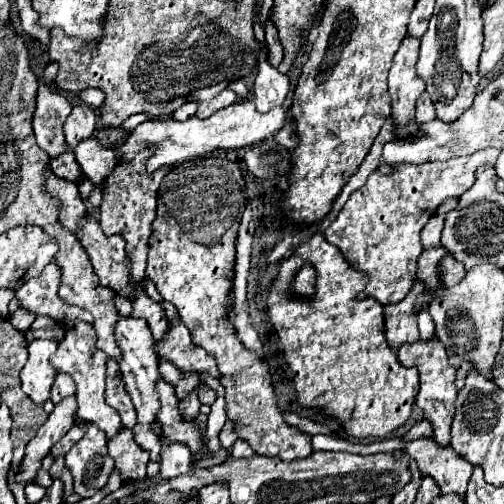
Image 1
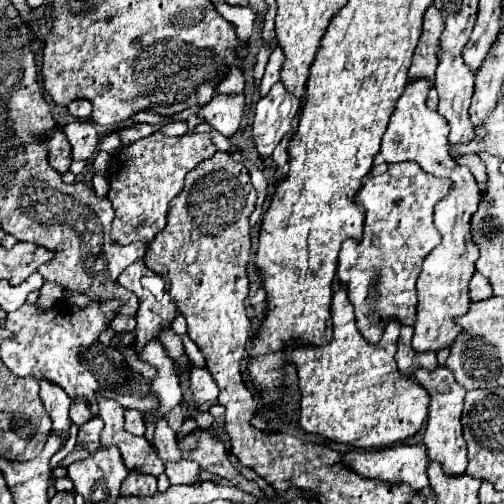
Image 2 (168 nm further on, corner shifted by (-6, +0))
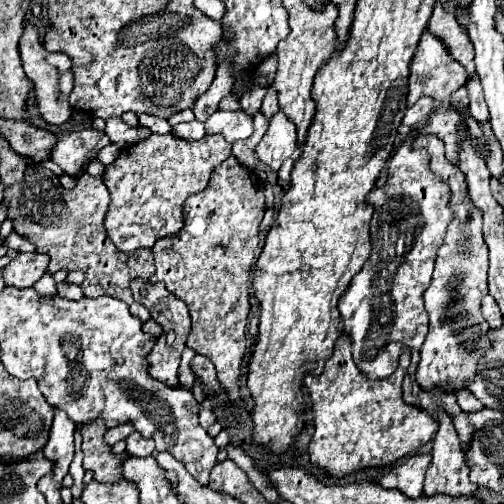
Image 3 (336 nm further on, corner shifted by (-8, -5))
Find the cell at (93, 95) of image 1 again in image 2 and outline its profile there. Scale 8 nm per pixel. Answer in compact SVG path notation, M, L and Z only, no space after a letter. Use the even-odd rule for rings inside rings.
M76 99L76 101L72 101L70 105L68 105L68 111L74 115L74 117L84 117L84 119L88 119L90 117L90 113L92 113L92 103L88 101L88 99Z

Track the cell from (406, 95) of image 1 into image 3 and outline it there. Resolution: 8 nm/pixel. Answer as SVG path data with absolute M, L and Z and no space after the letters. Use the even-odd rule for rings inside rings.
M410 132L408 138L414 138L416 148L426 146L432 154L430 168L444 178L452 188L450 208L454 210L454 220L448 224L446 240L438 248L434 278L430 288L424 294L426 312L430 316L430 330L426 342L420 348L420 364L416 370L416 382L424 390L444 390L456 394L458 390L466 388L466 382L476 376L478 360L490 348L488 336L480 328L482 314L480 302L488 294L488 246L484 244L482 236L482 216L476 206L468 202L468 188L466 176L444 158L444 144L436 140L436 136L420 136L418 132Z

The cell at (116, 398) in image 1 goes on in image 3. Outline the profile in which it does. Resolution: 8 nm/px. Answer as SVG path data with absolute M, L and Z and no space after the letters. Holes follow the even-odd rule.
M134 432L128 436L128 454L132 456L138 456L138 458L144 458L144 456L150 456L154 452L154 440L148 440L148 438L142 438L140 432Z

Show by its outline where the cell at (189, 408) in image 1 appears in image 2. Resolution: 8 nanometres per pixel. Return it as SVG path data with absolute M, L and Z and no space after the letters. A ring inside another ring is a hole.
M192 367L190 391L192 391L192 405L194 407L218 397L218 385L214 383L212 375L206 369L198 369L198 367Z

